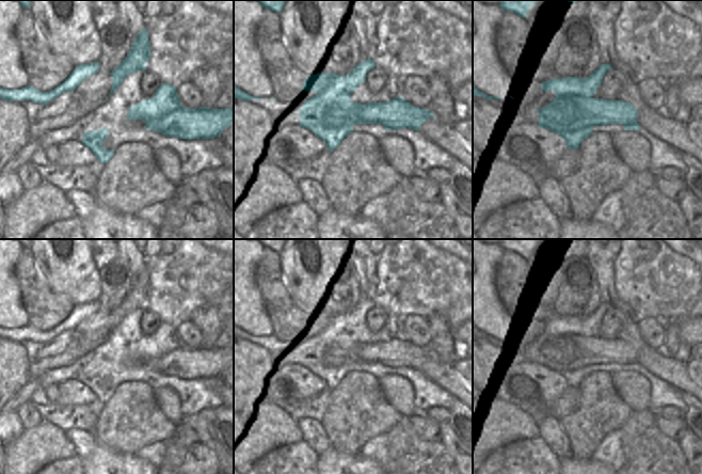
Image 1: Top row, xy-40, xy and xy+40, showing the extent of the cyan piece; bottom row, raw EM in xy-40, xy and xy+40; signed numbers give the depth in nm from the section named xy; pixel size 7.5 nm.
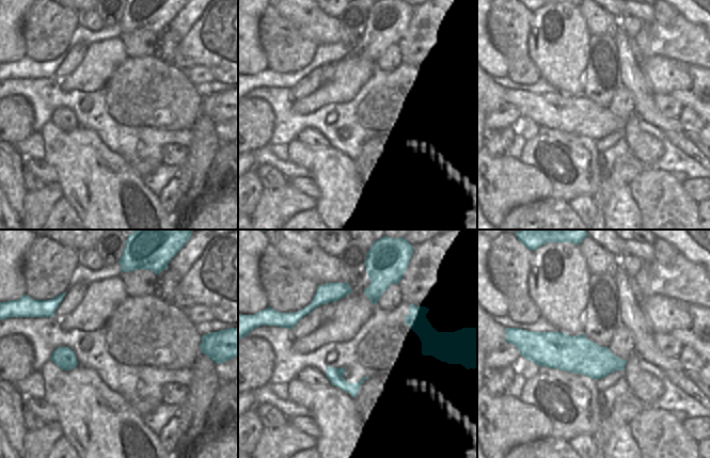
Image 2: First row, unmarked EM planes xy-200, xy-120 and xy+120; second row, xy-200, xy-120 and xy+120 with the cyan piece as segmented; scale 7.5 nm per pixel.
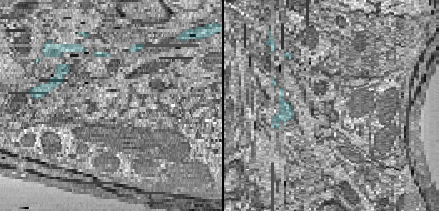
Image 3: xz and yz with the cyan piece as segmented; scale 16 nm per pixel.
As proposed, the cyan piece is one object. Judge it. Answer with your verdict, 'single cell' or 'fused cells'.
fused cells

